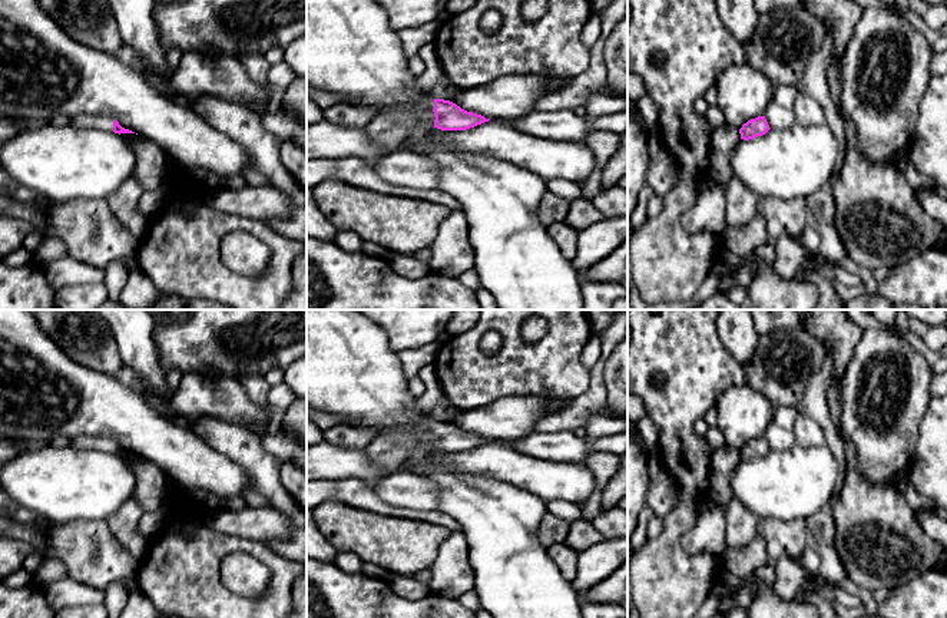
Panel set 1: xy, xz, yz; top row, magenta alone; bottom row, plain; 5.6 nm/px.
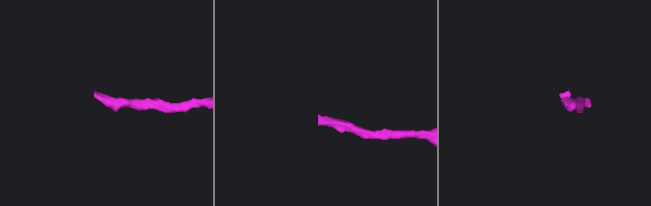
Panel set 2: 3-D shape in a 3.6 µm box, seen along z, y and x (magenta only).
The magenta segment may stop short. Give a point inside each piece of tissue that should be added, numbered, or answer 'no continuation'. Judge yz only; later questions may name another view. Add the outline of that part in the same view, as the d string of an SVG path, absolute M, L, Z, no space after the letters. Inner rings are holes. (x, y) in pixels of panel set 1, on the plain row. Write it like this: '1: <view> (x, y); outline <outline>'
no continuation

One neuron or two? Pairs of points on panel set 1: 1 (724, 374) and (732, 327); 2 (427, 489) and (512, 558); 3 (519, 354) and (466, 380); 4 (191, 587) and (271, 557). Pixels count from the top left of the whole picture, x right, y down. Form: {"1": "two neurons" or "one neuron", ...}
{"1": "two neurons", "2": "two neurons", "3": "one neuron", "4": "one neuron"}

